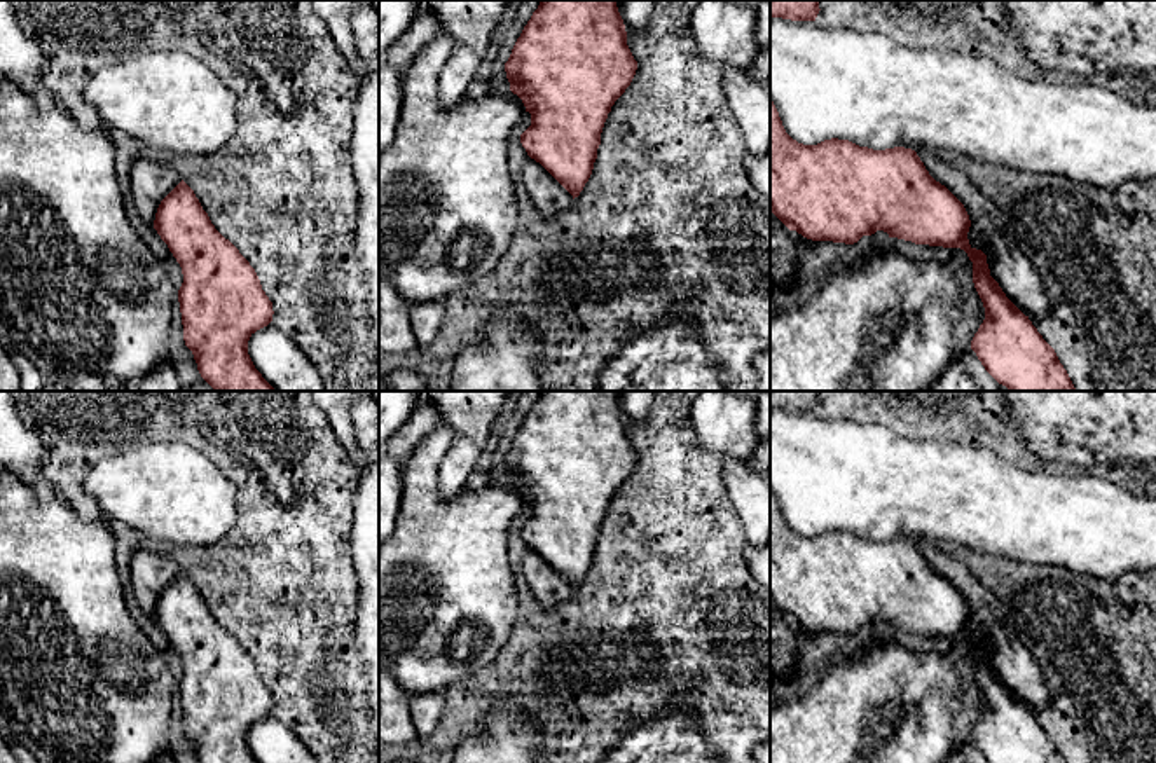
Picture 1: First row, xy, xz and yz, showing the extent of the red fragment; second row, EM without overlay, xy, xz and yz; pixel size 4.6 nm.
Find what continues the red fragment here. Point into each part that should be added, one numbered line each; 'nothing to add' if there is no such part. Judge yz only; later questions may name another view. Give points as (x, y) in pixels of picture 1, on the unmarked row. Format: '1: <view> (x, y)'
1: yz (1010, 659)

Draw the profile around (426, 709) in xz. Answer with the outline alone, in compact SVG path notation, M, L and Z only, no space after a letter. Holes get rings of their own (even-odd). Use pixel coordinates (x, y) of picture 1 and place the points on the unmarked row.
M445 691L416 693L410 697L410 716L417 737L428 737L437 728L445 705Z

